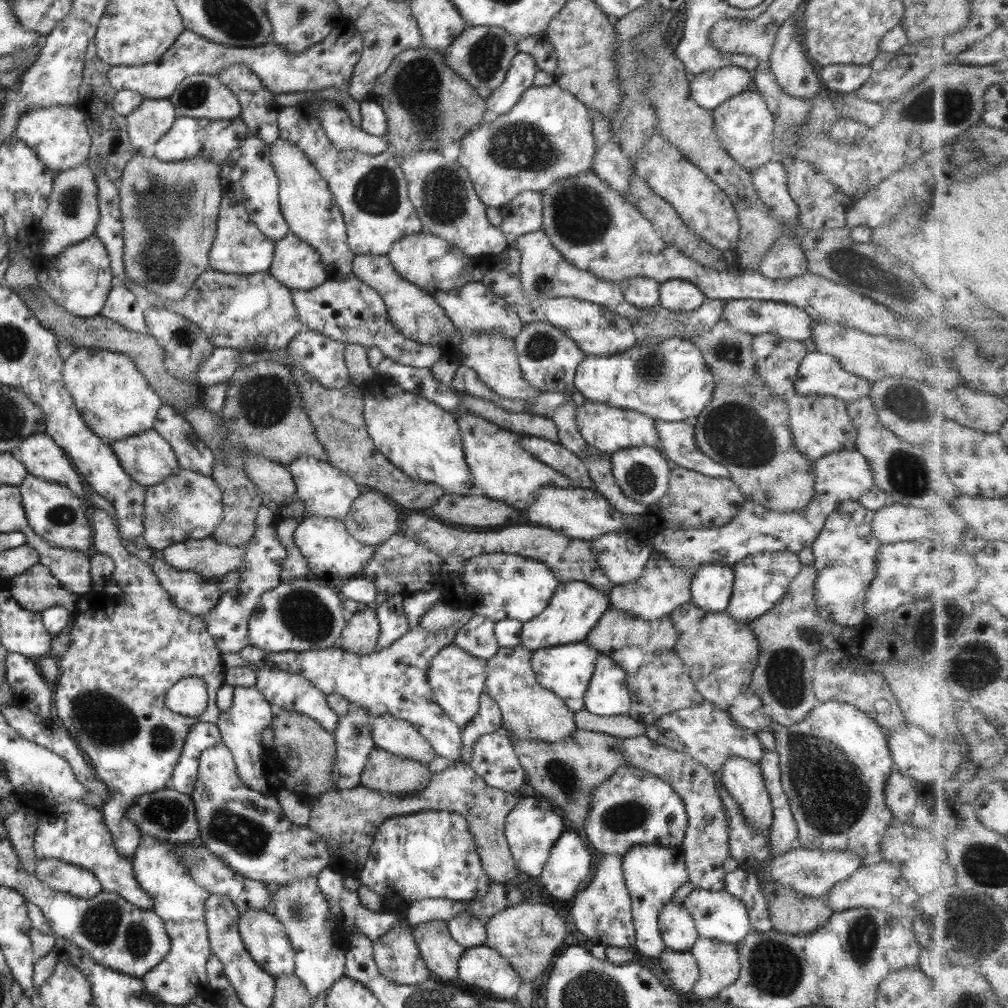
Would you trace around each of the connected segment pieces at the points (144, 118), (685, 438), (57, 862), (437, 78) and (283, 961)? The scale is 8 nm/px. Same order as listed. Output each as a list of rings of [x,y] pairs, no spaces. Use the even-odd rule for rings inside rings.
[[[142,99],[132,114],[126,117],[130,144],[138,152],[144,152],[170,130],[177,117],[169,99]]]
[[[693,421],[656,422],[658,438],[664,456],[673,466],[699,472],[707,477],[728,477],[729,472],[720,462],[708,458],[697,445]]]
[[[40,858],[35,875],[58,895],[89,899],[102,891],[101,882],[89,870],[58,858]]]
[[[423,45],[415,49],[405,50],[394,58],[388,70],[378,76],[378,81],[374,84],[370,99],[377,102],[385,112],[387,118],[387,136],[384,136],[384,138],[393,149],[393,154],[398,157],[408,156],[413,152],[428,152],[429,150],[442,152],[444,146],[460,141],[467,132],[469,133],[477,125],[480,125],[482,123],[482,116],[484,116],[484,112],[487,110],[486,101],[447,65],[444,53],[426,48]]]
[[[271,910],[246,911],[244,915],[240,915],[238,926],[246,950],[262,970],[275,979],[284,974],[295,974],[295,950],[284,925]]]

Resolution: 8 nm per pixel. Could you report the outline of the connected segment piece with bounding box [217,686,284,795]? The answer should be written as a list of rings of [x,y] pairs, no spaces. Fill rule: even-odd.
[[[236,686],[233,692],[233,703],[230,710],[219,714],[217,727],[221,740],[230,749],[236,763],[238,777],[250,789],[264,795],[277,794],[284,788],[278,784],[279,767],[276,756],[262,743],[262,732],[272,726],[274,713],[272,705],[260,694],[255,686]]]

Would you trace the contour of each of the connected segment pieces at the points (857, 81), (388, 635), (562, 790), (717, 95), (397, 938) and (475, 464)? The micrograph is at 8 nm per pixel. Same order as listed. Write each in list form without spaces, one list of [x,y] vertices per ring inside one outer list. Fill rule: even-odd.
[[[833,64],[822,67],[820,80],[824,91],[836,94],[855,93],[871,77],[871,65]]]
[[[404,593],[389,595],[386,601],[376,607],[375,611],[380,621],[377,650],[390,646],[411,628],[403,607],[405,597]]]
[[[577,728],[569,737],[551,743],[508,737],[526,774],[528,791],[548,800],[566,820],[568,828],[574,831],[584,829],[594,788],[616,774],[618,768],[628,766],[617,749],[621,738],[603,732]]]
[[[725,66],[690,77],[690,94],[698,106],[713,111],[729,98],[753,89],[752,72]]]
[[[394,925],[373,942],[373,959],[387,979],[401,985],[415,985],[432,978],[413,939],[411,928]]]
[[[469,411],[462,419],[457,420],[457,424],[463,438],[465,461],[473,476],[475,492],[521,511],[527,510],[535,494],[543,487],[574,488],[578,486],[578,483],[572,482],[562,473],[534,458],[533,454],[526,452],[519,445],[518,434],[512,434]]]

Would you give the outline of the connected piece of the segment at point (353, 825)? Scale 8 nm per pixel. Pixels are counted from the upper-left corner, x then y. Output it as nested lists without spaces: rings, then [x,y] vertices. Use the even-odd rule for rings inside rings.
[[[455,761],[444,771],[430,778],[428,787],[418,790],[416,795],[392,795],[365,787],[354,789],[329,788],[312,802],[312,816],[307,828],[312,830],[326,843],[329,852],[330,866],[344,876],[362,870],[368,858],[374,834],[386,818],[399,815],[420,813],[423,811],[449,811],[458,814],[468,821],[470,833],[474,837],[476,851],[480,855],[482,866],[494,883],[512,883],[520,881],[520,870],[516,866],[510,851],[505,830],[505,820],[514,806],[522,798],[521,793],[512,795],[504,790],[494,789],[486,785],[481,777],[475,775],[467,762]]]

